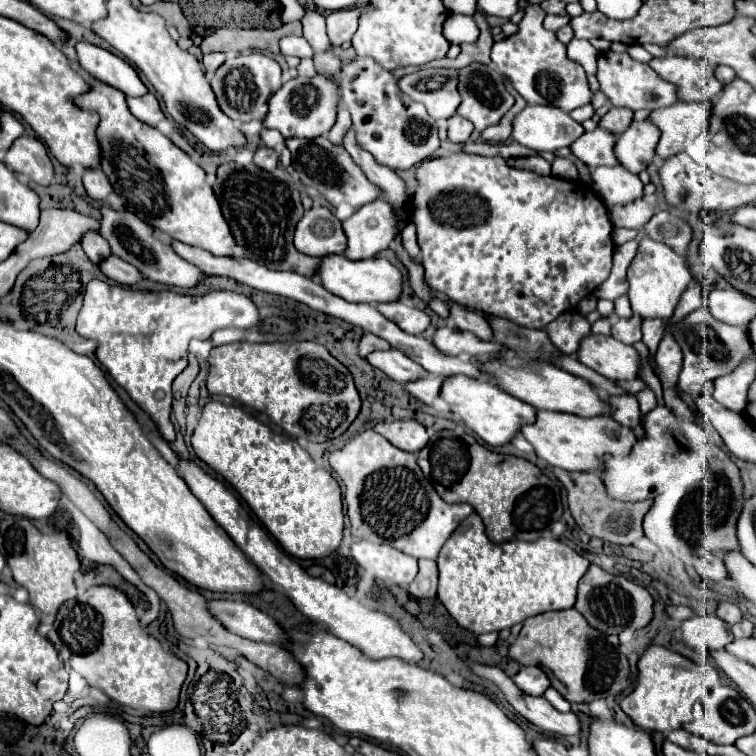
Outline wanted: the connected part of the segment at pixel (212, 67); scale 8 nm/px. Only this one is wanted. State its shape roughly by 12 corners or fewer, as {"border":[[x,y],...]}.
{"border":[[224,54],[204,56],[206,72],[216,72],[224,64]]}

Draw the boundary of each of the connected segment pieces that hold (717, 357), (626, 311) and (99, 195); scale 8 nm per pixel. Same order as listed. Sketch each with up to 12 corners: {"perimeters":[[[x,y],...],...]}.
{"perimeters":[[[706,304],[670,334],[684,354],[678,388],[710,394],[752,356],[746,330]],[[620,296],[614,300],[616,316],[618,318],[630,318],[628,296]],[[100,168],[84,170],[86,194],[106,202],[112,194],[108,178]]]}

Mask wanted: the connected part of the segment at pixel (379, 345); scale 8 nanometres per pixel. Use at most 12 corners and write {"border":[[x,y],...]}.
{"border":[[366,332],[360,340],[360,356],[388,350],[388,342]]}

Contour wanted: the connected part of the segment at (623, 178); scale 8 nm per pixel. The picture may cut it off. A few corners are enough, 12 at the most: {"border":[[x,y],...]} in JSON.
{"border":[[622,166],[592,172],[594,192],[606,206],[644,196],[640,178]]}

